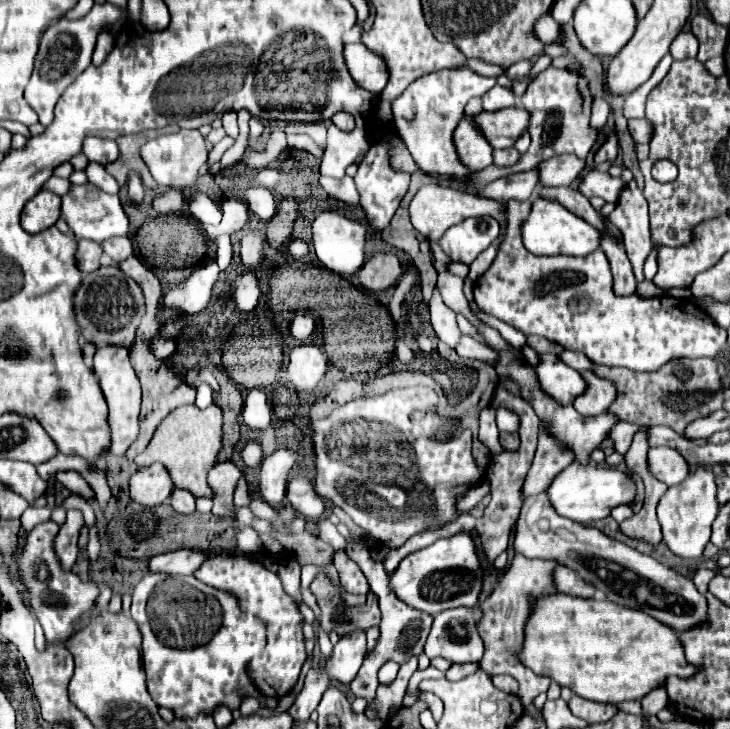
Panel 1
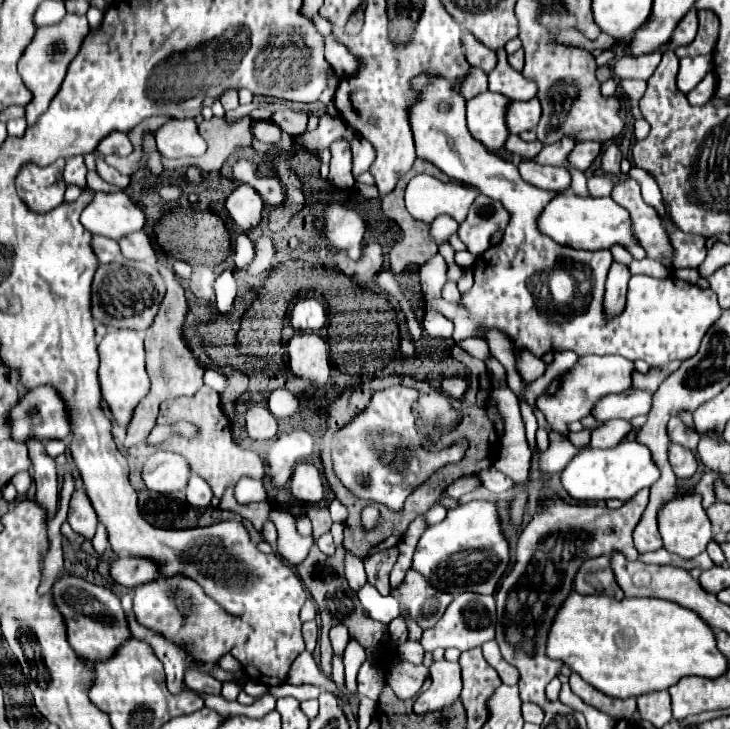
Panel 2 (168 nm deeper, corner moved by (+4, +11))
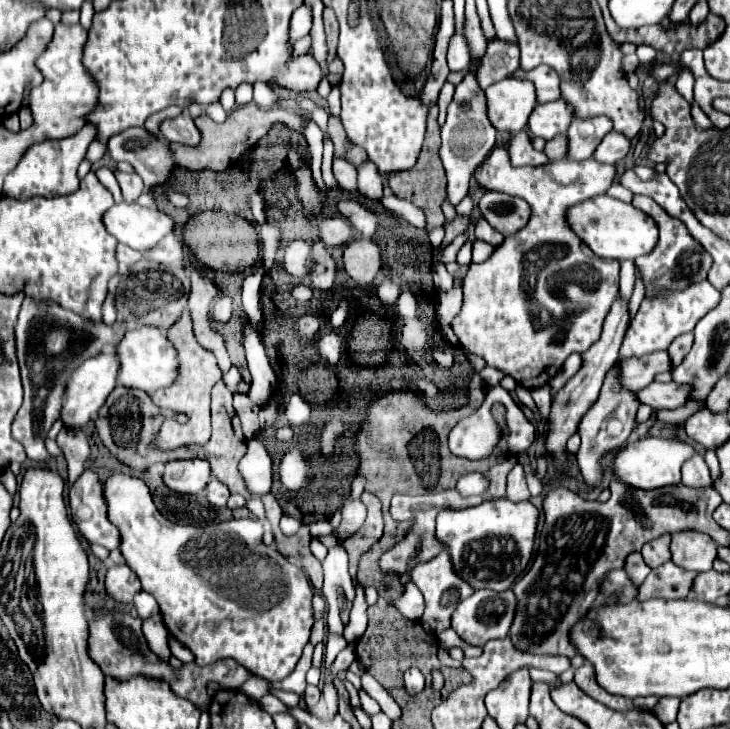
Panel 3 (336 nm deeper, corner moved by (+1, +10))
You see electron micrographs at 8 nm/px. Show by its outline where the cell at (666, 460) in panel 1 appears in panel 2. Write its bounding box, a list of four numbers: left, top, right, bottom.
[668,443,698,479]

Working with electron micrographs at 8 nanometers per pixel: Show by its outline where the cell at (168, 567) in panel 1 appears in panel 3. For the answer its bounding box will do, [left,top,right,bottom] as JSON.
[105,564,143,602]

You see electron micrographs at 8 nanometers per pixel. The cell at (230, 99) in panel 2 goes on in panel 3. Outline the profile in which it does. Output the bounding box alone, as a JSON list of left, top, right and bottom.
[235,82,253,106]

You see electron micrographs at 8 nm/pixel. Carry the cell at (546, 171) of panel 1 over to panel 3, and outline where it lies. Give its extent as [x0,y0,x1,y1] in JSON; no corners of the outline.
[593,130,631,164]

